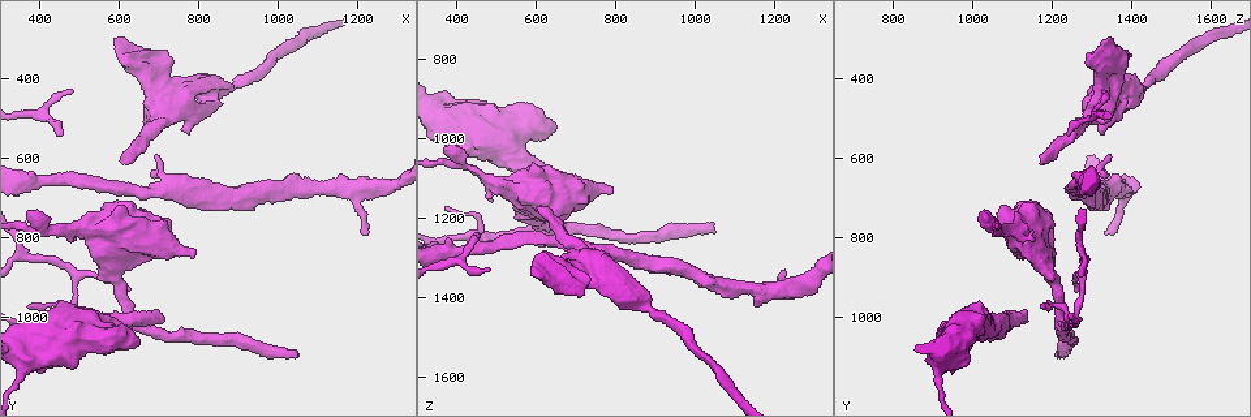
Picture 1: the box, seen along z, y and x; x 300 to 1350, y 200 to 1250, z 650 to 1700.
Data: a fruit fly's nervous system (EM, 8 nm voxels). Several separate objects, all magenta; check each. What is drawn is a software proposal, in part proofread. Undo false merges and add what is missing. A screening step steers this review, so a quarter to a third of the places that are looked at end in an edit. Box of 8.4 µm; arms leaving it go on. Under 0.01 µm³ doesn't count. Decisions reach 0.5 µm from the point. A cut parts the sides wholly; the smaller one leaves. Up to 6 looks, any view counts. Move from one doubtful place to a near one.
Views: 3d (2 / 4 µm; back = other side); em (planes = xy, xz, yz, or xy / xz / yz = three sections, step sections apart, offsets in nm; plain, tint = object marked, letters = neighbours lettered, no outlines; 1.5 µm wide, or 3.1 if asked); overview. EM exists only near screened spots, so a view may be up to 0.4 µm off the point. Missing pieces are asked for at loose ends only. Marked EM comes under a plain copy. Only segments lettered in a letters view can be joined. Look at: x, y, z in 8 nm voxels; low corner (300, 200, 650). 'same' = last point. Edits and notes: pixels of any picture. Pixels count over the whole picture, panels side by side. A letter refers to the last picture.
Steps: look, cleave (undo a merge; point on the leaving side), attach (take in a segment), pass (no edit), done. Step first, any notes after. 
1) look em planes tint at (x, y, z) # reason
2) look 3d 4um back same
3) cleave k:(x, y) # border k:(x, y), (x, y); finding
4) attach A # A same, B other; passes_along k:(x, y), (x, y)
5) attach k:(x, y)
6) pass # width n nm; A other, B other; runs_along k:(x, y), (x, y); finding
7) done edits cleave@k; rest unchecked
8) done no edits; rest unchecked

look em xz step 4 letters at (695, 595, 1345) # free end

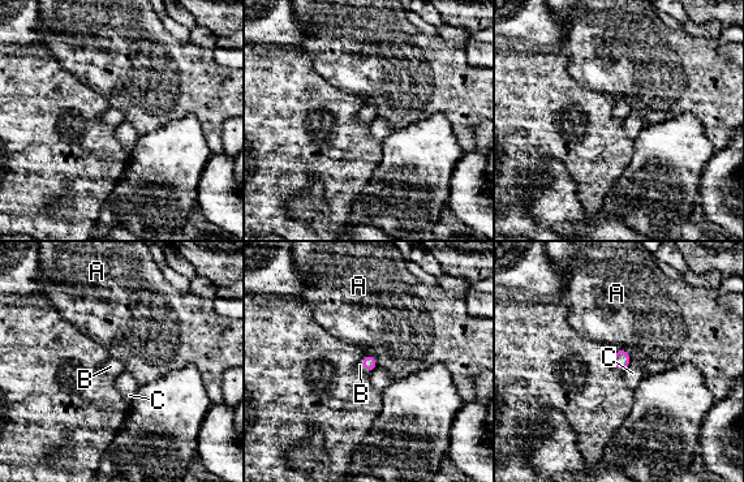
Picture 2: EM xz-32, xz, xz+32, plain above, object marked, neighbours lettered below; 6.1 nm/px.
look em planes letters same # another direction

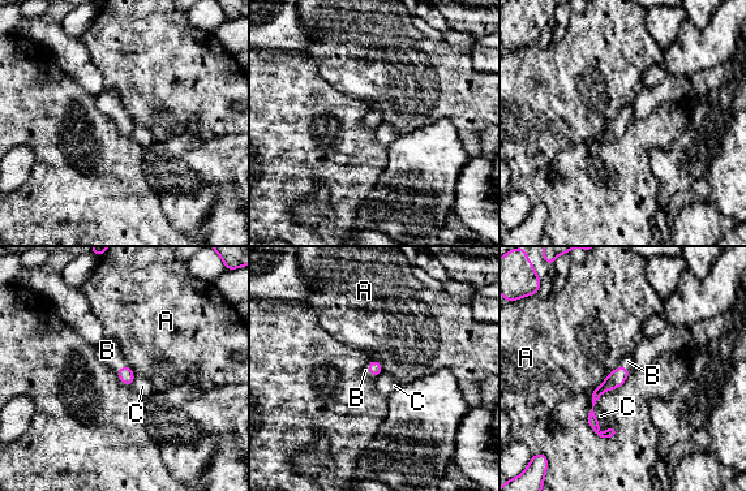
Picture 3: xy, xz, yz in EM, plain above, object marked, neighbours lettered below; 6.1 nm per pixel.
attach B # A other, B same, C other; passes_along 3:(125, 374), (121, 367), (107, 350); it goes on there

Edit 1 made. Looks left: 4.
look 3d 4um at (505, 775, 1125)

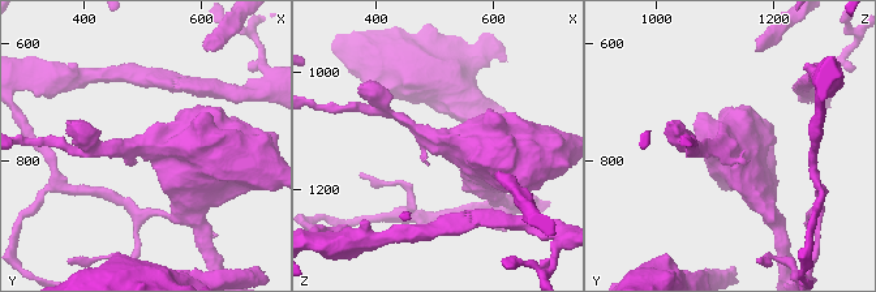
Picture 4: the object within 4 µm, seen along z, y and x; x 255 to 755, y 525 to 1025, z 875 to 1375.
look em planes letters at (510, 780, 1125)

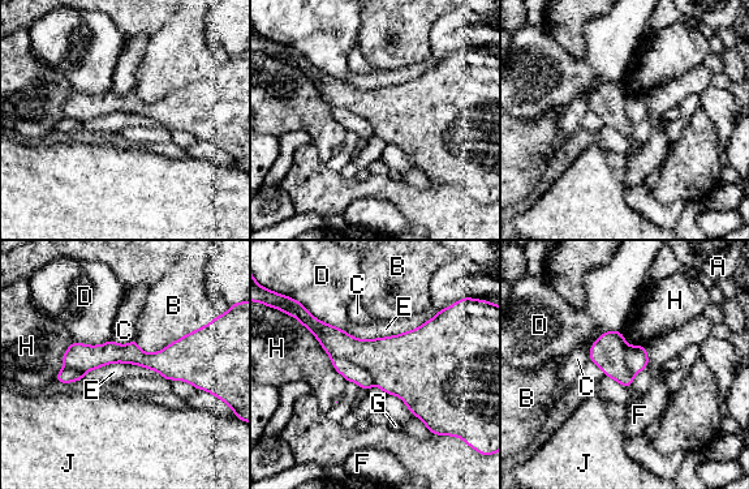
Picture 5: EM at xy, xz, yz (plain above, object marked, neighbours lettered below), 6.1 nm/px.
cleave 5:(352, 373) # width 240 nm; longest_contact E 600 nm; A other, B other, C other, D other, E other, F other, G other, H other, J other; two neurons meet here

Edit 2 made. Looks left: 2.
done edits attach@3, cleave@5; rest unchecked

